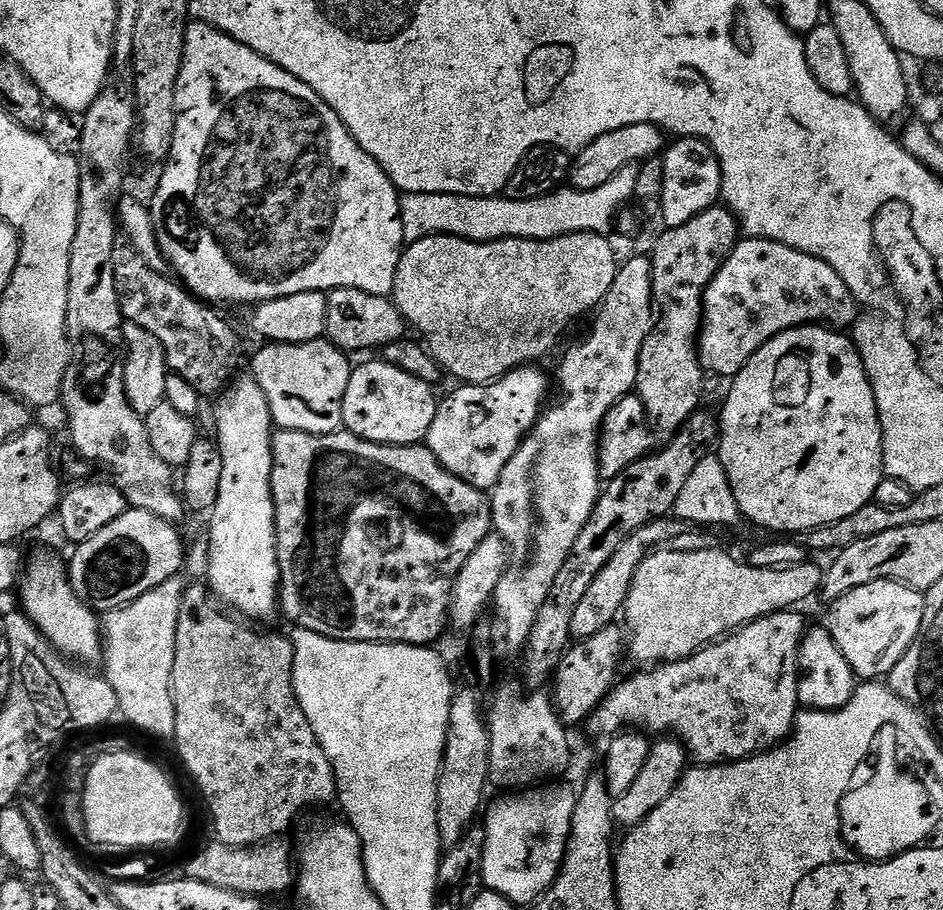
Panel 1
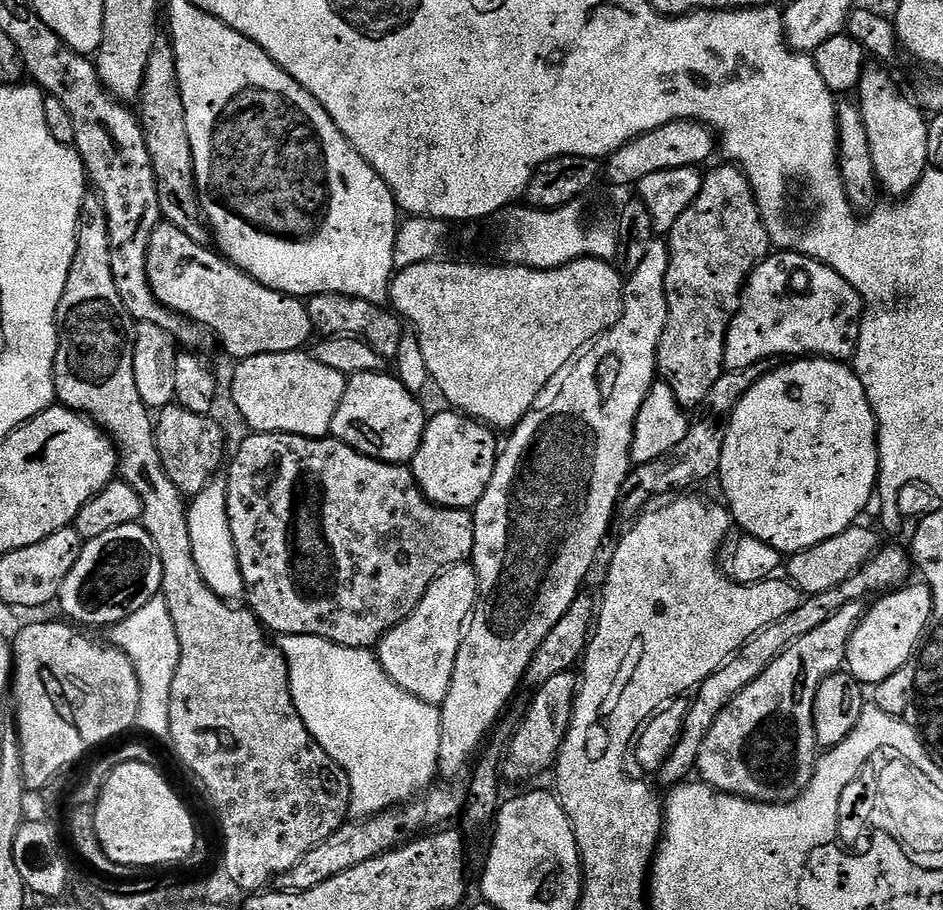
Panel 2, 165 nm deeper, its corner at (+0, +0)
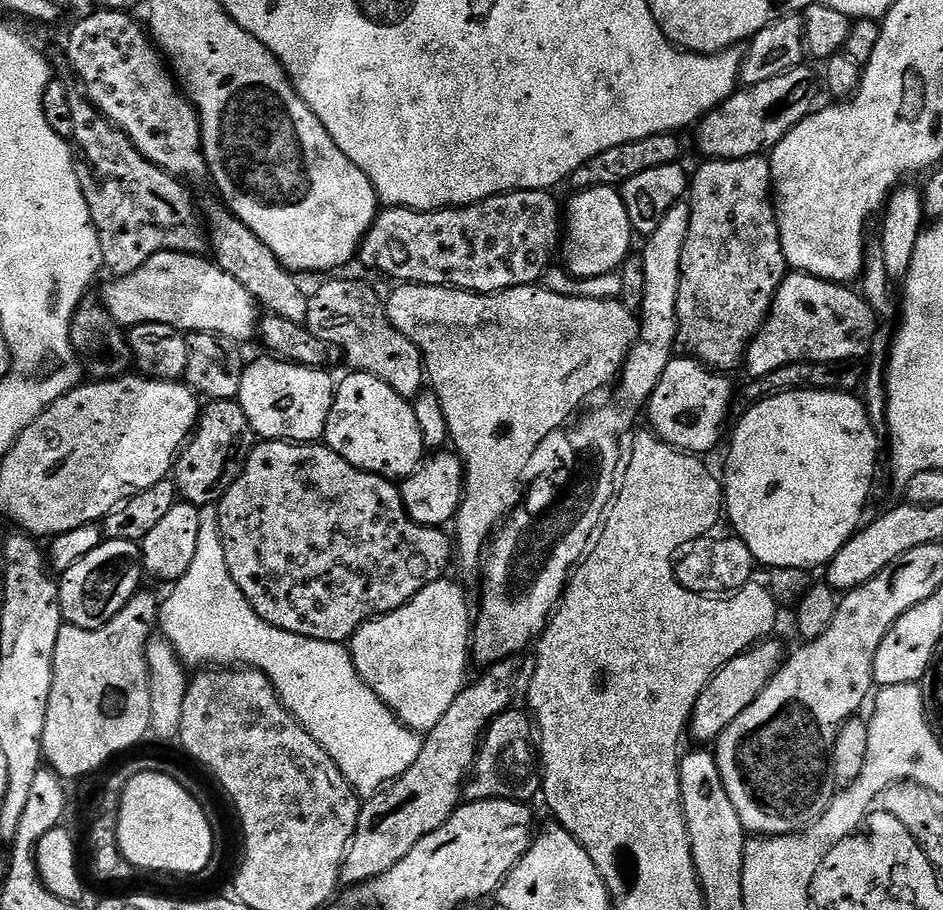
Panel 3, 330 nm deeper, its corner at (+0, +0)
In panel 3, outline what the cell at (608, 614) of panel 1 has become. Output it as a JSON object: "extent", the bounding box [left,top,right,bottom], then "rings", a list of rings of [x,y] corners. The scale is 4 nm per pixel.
{"extent":[340,663,513,885],"rings":[[[503,663],[491,665],[490,670],[485,671],[488,673],[473,688],[472,685],[464,687],[458,698],[454,698],[450,710],[442,714],[438,726],[431,728],[423,737],[418,758],[414,758],[414,766],[410,766],[410,770],[381,788],[375,796],[363,801],[356,833],[344,855],[344,865],[340,871],[341,881],[345,885],[365,884],[368,880],[386,874],[386,870],[390,870],[390,866],[398,866],[398,862],[402,862],[402,858],[406,858],[406,854],[410,854],[410,850],[414,850],[414,846],[418,846],[422,838],[438,830],[438,826],[445,824],[456,813],[462,803],[462,785],[469,779],[475,765],[480,741],[484,739],[489,726],[513,707],[512,688],[504,684],[504,667]]]}

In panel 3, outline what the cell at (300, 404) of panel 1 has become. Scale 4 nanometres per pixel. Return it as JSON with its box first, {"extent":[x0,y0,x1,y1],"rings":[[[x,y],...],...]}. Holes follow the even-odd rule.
{"extent":[238,360,337,442],"rings":[[[256,360],[245,367],[242,374],[242,386],[238,402],[242,410],[248,416],[248,421],[255,426],[254,432],[257,437],[265,440],[291,440],[293,442],[316,442],[324,435],[324,427],[330,418],[332,403],[336,397],[337,381],[332,380],[332,376],[323,367],[308,367],[305,364],[295,364],[287,362],[274,362]],[[272,411],[276,417],[272,424],[259,424],[264,412]]]}

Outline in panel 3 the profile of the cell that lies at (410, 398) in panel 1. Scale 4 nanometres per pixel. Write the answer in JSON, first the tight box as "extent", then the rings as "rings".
{"extent":[323,371,426,482],"rings":[[[349,371],[347,375],[344,381],[341,379],[336,385],[336,397],[330,418],[324,427],[323,443],[358,470],[384,476],[393,482],[407,480],[422,467],[426,459],[422,429],[419,428],[418,418],[412,409],[413,401],[397,394],[382,378],[375,377],[374,374]]]}

